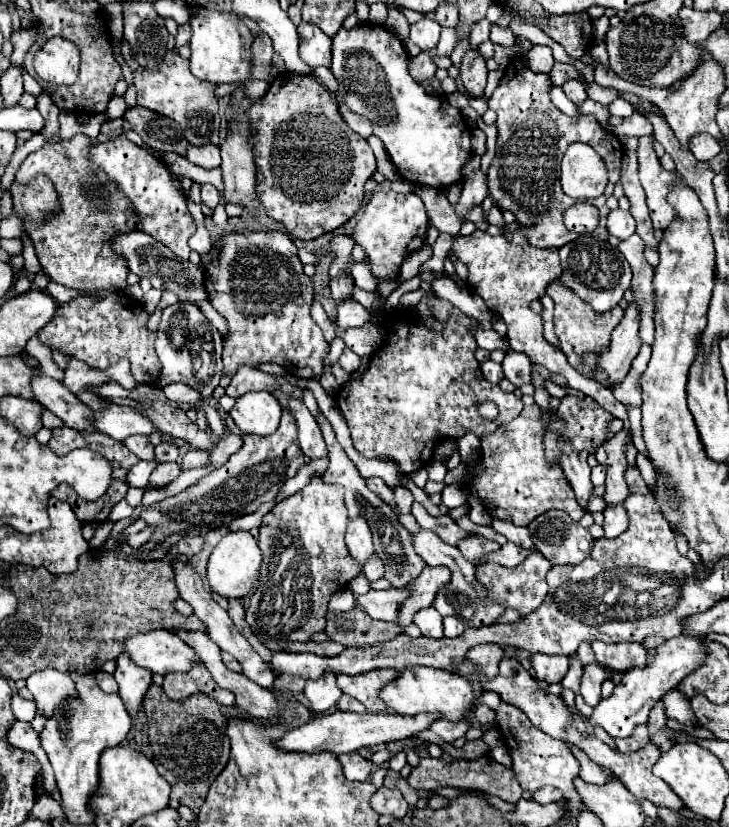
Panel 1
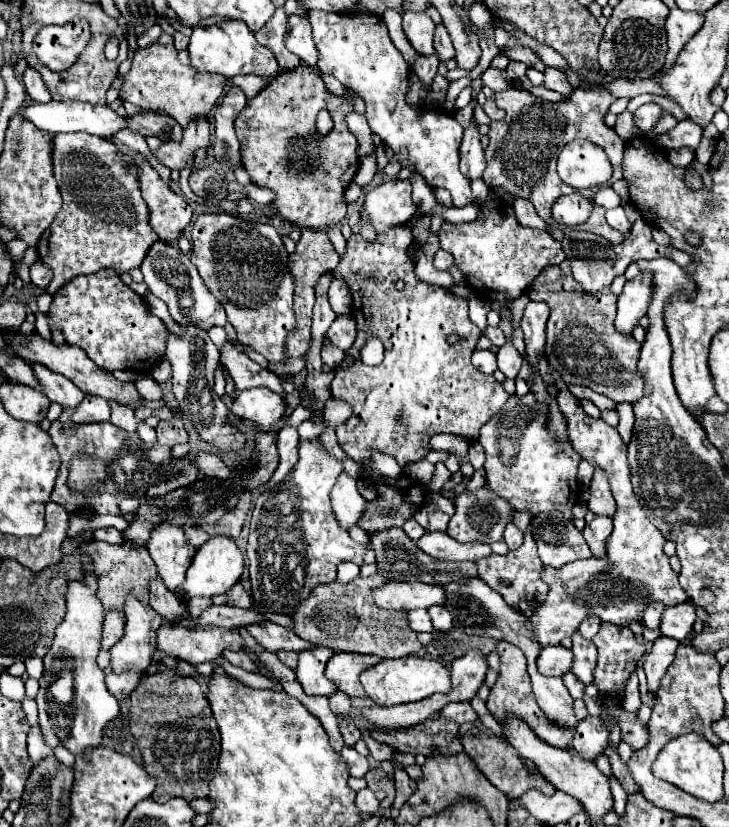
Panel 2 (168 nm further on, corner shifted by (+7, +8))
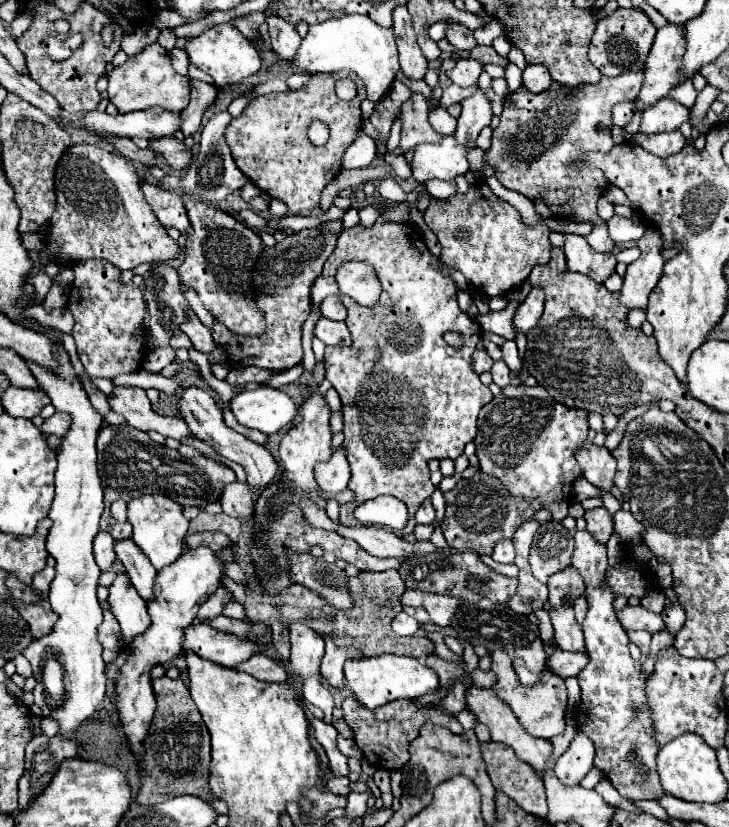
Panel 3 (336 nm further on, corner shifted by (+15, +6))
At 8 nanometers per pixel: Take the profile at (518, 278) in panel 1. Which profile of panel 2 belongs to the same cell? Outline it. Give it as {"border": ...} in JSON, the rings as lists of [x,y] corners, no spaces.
{"border":[[[510,205],[500,207],[498,211],[492,211],[490,217],[476,219],[472,223],[444,223],[438,237],[440,247],[454,255],[454,261],[464,273],[472,291],[484,301],[498,301],[500,315],[512,325],[512,301],[528,289],[544,267],[562,263],[566,255],[560,247],[560,241],[556,241],[548,231],[522,227],[510,209]]]}

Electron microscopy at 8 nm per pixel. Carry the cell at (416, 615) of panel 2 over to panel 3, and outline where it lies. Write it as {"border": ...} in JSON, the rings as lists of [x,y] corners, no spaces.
{"border":[[[398,613],[394,619],[392,619],[392,629],[394,629],[394,633],[398,633],[398,635],[414,635],[418,629],[420,629],[420,625],[418,625],[418,621],[414,619],[414,617],[410,617],[410,615],[406,615],[406,613]]]}

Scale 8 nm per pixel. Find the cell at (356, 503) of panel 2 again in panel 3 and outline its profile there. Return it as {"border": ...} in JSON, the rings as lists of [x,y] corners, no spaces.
{"border":[[[342,447],[334,449],[328,461],[320,461],[320,465],[316,465],[316,481],[320,489],[326,493],[344,491],[348,485],[348,475],[350,475],[350,465]]]}

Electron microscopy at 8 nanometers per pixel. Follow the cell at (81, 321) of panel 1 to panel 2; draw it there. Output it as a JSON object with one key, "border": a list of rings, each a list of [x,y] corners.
{"border":[[[98,271],[92,275],[78,275],[60,291],[48,311],[50,327],[62,329],[66,343],[86,351],[86,355],[102,369],[130,369],[150,373],[156,361],[164,355],[168,329],[162,319],[154,317],[144,299],[128,289],[114,271]]]}

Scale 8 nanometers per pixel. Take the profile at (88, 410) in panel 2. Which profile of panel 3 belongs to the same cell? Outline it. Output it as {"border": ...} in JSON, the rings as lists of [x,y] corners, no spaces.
{"border":[[[54,413],[50,419],[46,419],[40,427],[44,435],[64,435],[70,425],[70,415],[68,413]]]}

